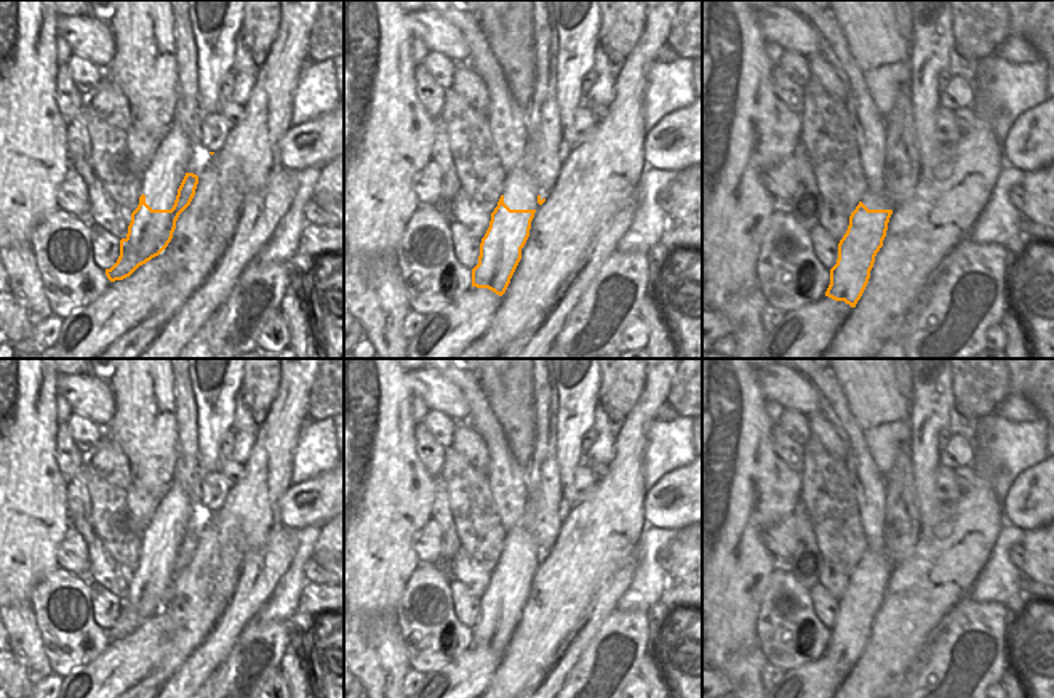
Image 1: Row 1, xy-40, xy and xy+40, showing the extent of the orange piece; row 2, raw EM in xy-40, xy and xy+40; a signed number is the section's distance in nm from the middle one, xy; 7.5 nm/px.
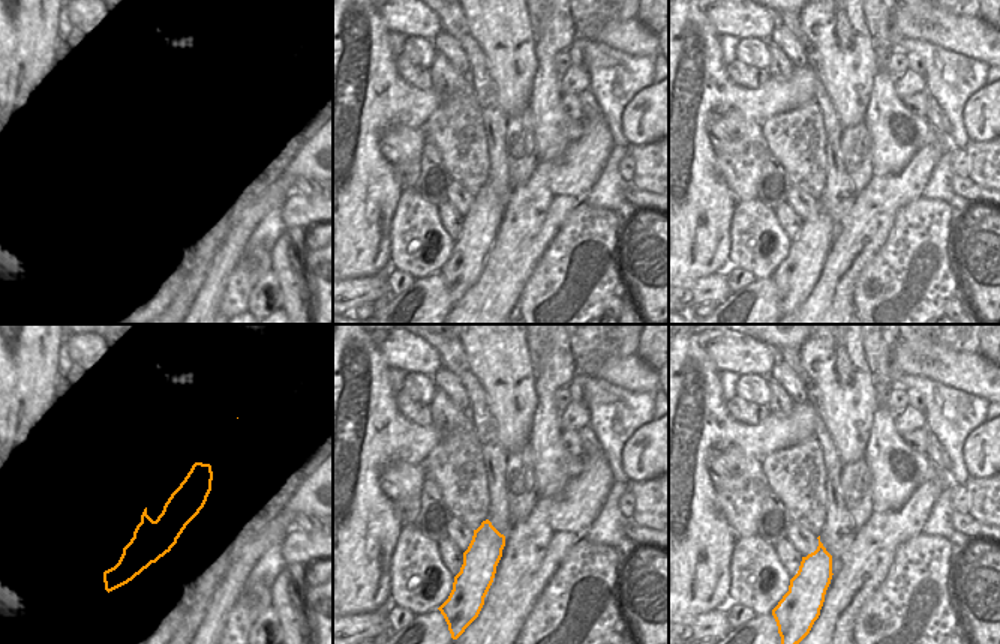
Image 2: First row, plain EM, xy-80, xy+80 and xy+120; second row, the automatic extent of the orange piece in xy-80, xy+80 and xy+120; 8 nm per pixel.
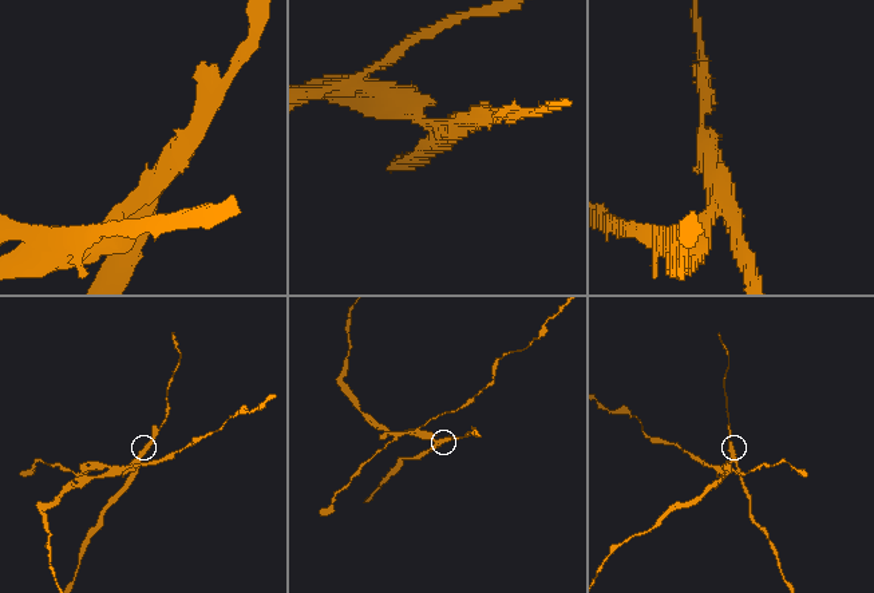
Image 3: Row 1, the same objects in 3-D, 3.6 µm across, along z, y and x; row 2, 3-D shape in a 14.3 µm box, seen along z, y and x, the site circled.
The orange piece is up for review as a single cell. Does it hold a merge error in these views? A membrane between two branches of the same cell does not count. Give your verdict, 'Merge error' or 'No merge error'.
Merge error.

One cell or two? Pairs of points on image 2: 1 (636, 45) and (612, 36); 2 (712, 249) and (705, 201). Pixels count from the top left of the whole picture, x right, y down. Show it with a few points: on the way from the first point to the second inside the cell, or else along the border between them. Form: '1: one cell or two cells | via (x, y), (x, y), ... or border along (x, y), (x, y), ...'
1: one cell | via (630, 39), (618, 36)
2: one cell | via (709, 237), (706, 213)

